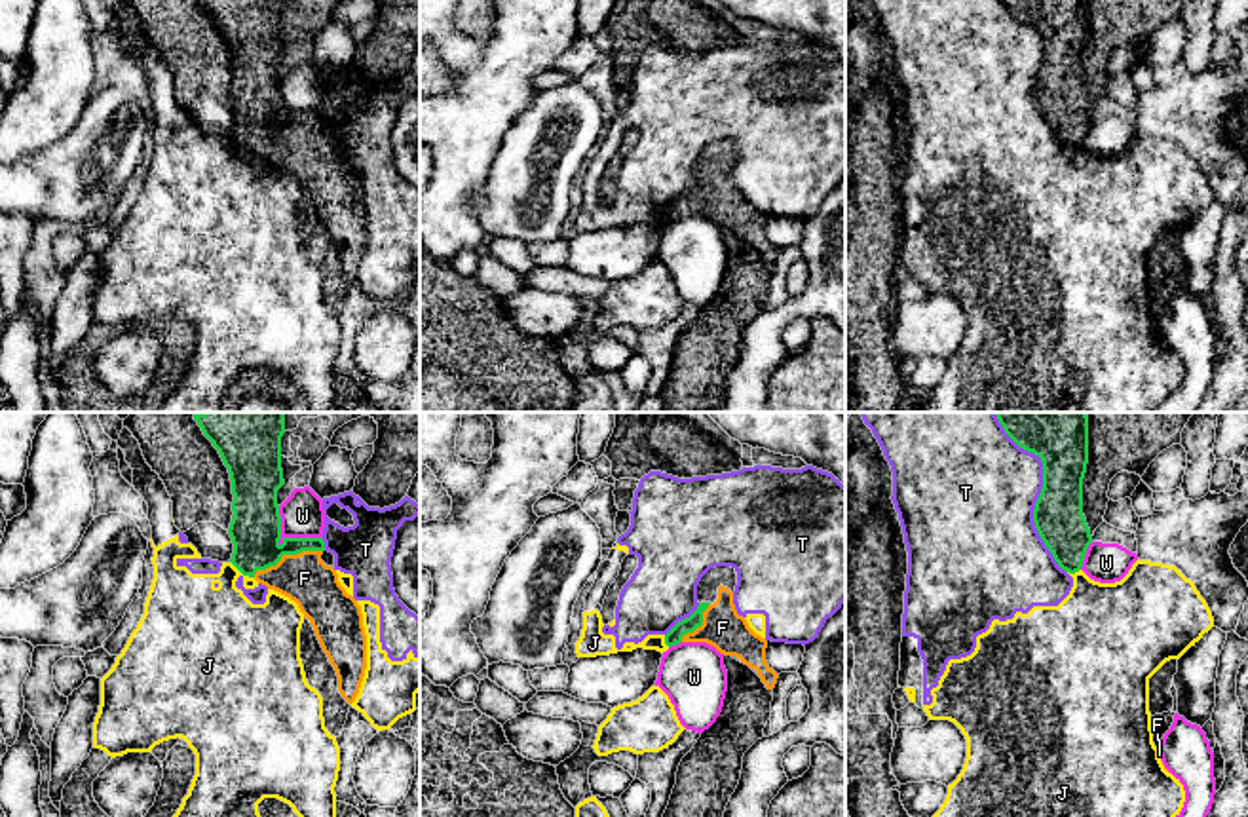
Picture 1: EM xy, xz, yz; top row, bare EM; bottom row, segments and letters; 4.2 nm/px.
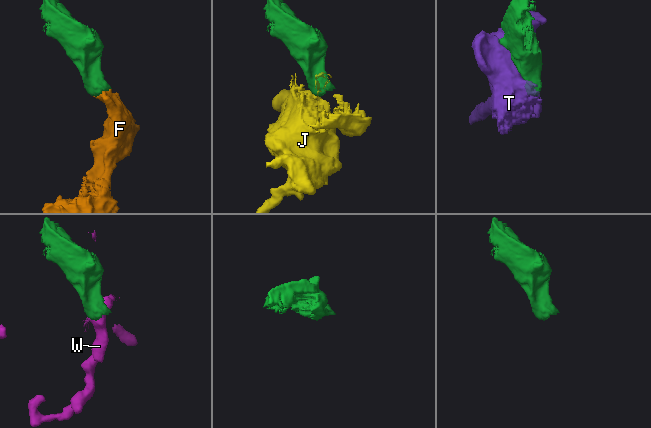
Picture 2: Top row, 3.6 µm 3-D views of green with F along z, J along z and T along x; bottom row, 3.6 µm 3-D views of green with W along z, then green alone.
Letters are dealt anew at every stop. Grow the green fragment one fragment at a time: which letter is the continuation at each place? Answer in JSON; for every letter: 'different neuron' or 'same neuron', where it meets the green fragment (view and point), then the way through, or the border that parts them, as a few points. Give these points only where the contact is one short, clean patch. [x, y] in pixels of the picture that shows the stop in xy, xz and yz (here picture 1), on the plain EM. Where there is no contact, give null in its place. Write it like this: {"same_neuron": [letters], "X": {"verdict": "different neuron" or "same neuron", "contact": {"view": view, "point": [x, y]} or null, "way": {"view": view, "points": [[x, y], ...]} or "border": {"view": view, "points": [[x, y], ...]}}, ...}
{"same_neuron": ["F"], "F": {"verdict": "same neuron", "contact": {"view": "xy", "point": [287, 128]}, "way": {"view": "xy", "points": [[255, 103], [287, 128], [304, 152]]}}, "J": {"verdict": "different neuron", "contact": {"view": "xy", "point": [242, 147]}, "border": {"view": "xy", "points": [[230, 135], [253, 152]]}}, "T": {"verdict": "different neuron", "contact": {"view": "yz", "point": [1040, 71]}}, "W": {"verdict": "different neuron", "contact": {"view": "xy", "point": [287, 113]}, "border": {"view": "xy", "points": [[278, 80], [283, 111], [320, 113]]}}}

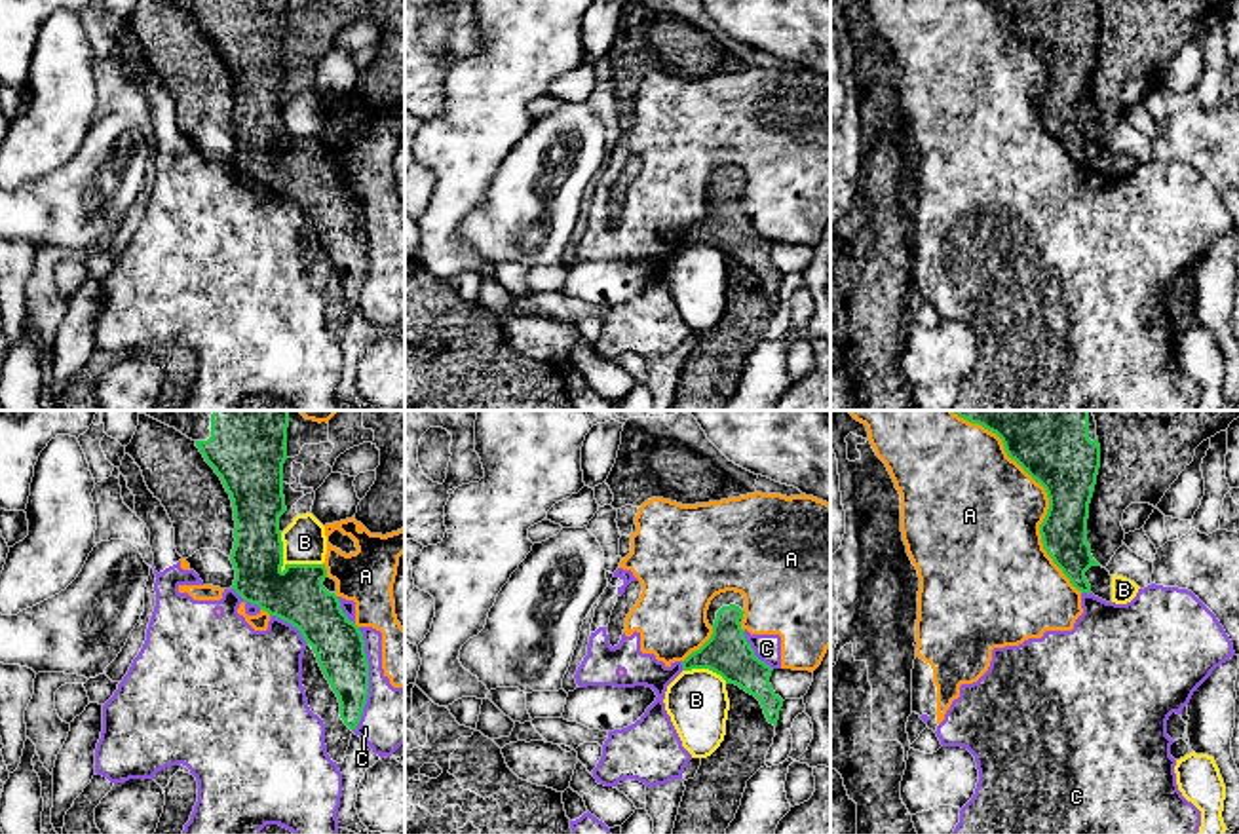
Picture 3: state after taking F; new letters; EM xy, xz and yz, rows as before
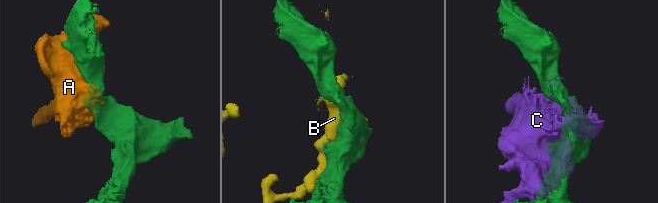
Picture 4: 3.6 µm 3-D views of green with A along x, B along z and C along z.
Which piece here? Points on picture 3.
{"same_neuron": [], "A": {"verdict": "different neuron", "contact": {"view": "yz", "point": [1049, 80]}}, "B": {"verdict": "different neuron", "contact": {"view": "xy", "point": [289, 139]}}, "C": {"verdict": "different neuron", "contact": {"view": "xy", "point": [367, 253]}}}

